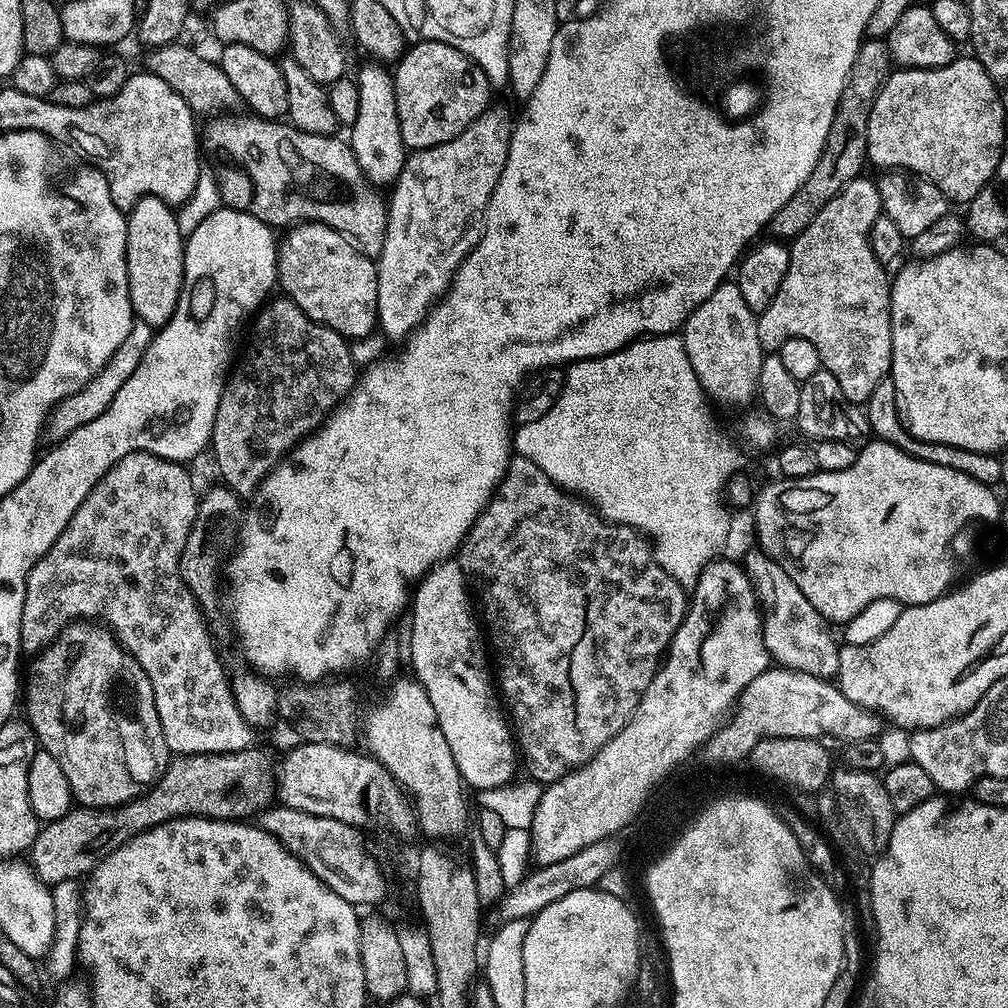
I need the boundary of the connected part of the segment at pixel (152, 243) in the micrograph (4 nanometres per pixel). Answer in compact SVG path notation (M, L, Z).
M143 196L127 213L126 266L128 267L128 297L137 321L159 330L168 323L178 306L180 291L184 289L184 246L185 236L178 230L173 205L162 202L156 196Z

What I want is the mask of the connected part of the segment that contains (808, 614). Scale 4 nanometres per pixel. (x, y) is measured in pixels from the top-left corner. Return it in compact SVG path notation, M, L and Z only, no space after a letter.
M762 550L755 551L745 554L742 567L752 579L752 588L756 591L764 622L764 645L769 657L779 667L832 680L838 670L841 645L838 640L836 644L835 638L828 633L829 621L818 614L814 606L810 606L806 594L794 586L794 578L790 578L790 574L786 574L776 560L769 558Z

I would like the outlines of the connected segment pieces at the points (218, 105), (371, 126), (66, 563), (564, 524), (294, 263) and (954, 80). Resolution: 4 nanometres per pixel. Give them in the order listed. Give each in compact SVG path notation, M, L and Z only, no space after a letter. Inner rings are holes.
M173 42L164 44L160 48L153 48L147 54L143 67L151 72L153 76L162 78L186 102L188 109L197 117L210 118L215 114L224 114L235 104L241 103L239 94L230 86L230 78L219 66L215 59L207 60L204 56L199 56L190 45L185 42Z
M368 62L368 65L354 76L358 88L358 116L350 126L350 143L362 174L373 186L395 185L402 174L402 166L406 159L402 130L398 122L396 91L392 85L394 76L389 69L387 72L384 68L387 67L376 62Z
M131 452L126 454L110 469L103 478L86 494L82 506L74 510L74 518L58 534L54 546L46 550L46 554L30 571L26 582L26 594L22 602L22 626L20 627L20 647L25 653L35 654L41 648L45 648L56 639L58 633L72 621L79 618L99 618L115 635L127 651L131 652L136 661L146 670L154 690L156 691L156 705L158 706L158 720L162 722L162 734L166 738L166 746L169 753L182 756L193 756L203 752L241 752L243 748L253 747L253 729L242 718L242 714L236 705L236 699L232 693L229 673L224 673L220 660L216 657L216 648L212 645L212 636L204 625L204 616L196 605L197 597L190 591L184 579L180 576L180 559L184 554L187 539L190 538L190 530L196 521L196 505L198 503L198 491L192 485L192 476L187 472L183 463L167 460L161 456L155 456L149 452Z
M519 454L513 455L512 459L508 462L508 469L500 484L493 492L492 497L488 500L488 505L482 510L482 514L474 522L472 529L468 531L468 535L464 537L463 544L458 549L458 559L460 561L460 569L464 571L464 577L468 579L471 591L484 603L484 616L482 612L482 620L486 625L486 636L492 644L496 647L496 656L494 652L494 660L500 663L500 672L498 668L498 688L502 693L503 699L508 700L517 708L520 713L517 714L516 720L520 723L520 732L518 728L518 744L524 752L528 755L528 760L532 763L532 772L537 781L551 782L553 780L560 779L561 776L565 776L567 772L571 772L573 768L580 767L588 761L591 756L598 751L602 746L606 746L606 742L610 742L610 738L614 738L614 734L618 734L618 730L622 730L622 726L626 726L626 722L634 714L634 710L638 706L638 702L642 698L642 694L646 694L646 686L650 686L650 682L654 678L654 674L659 670L662 663L662 657L667 653L669 644L672 643L674 634L678 630L678 626L684 620L684 613L688 611L688 605L690 603L689 597L686 595L686 590L682 585L678 583L674 578L670 578L670 574L666 574L666 570L662 570L662 566L658 563L654 555L654 548L651 543L640 532L626 524L615 524L609 520L604 519L597 512L596 508L589 506L583 499L577 498L569 491L565 491L555 482L553 482L544 472L540 469L536 463L532 460L527 460L525 456Z
M319 222L291 225L278 240L276 274L287 299L295 302L311 320L325 324L339 336L365 338L377 327L376 260L330 226Z
M961 55L955 60L951 60L946 66L941 68L900 68L893 71L880 87L878 98L874 98L874 106L870 110L870 126L866 130L866 142L868 143L868 160L877 164L880 170L907 170L916 173L917 176L925 176L931 184L938 186L942 194L953 205L967 205L968 201L973 200L981 190L989 187L997 175L999 160L1006 149L1006 135L1003 132L1003 124L1006 121L1004 115L1004 104L1000 101L1001 89L986 74L984 67L978 63L971 55Z

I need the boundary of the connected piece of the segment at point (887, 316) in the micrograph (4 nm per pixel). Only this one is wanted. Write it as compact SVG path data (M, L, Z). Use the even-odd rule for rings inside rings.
M864 179L846 182L846 186L818 210L818 218L791 241L786 278L782 278L774 302L756 317L758 342L765 353L779 353L786 338L806 338L806 342L811 342L818 350L823 371L838 378L838 386L842 386L842 394L846 394L851 404L861 406L867 405L870 394L874 394L874 386L885 380L892 370L892 285L889 273L884 273L887 272L885 265L880 263L874 250L870 250L868 241L874 218L882 215L880 195L876 180Z

